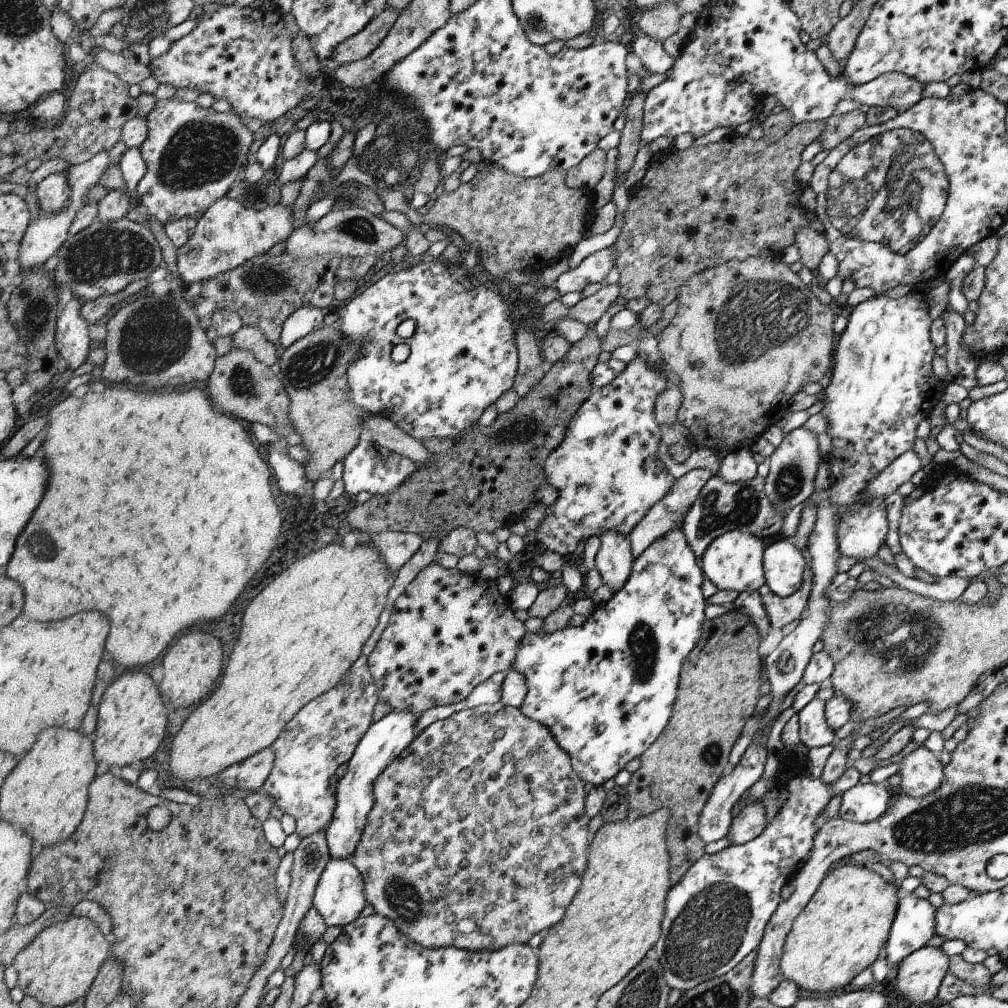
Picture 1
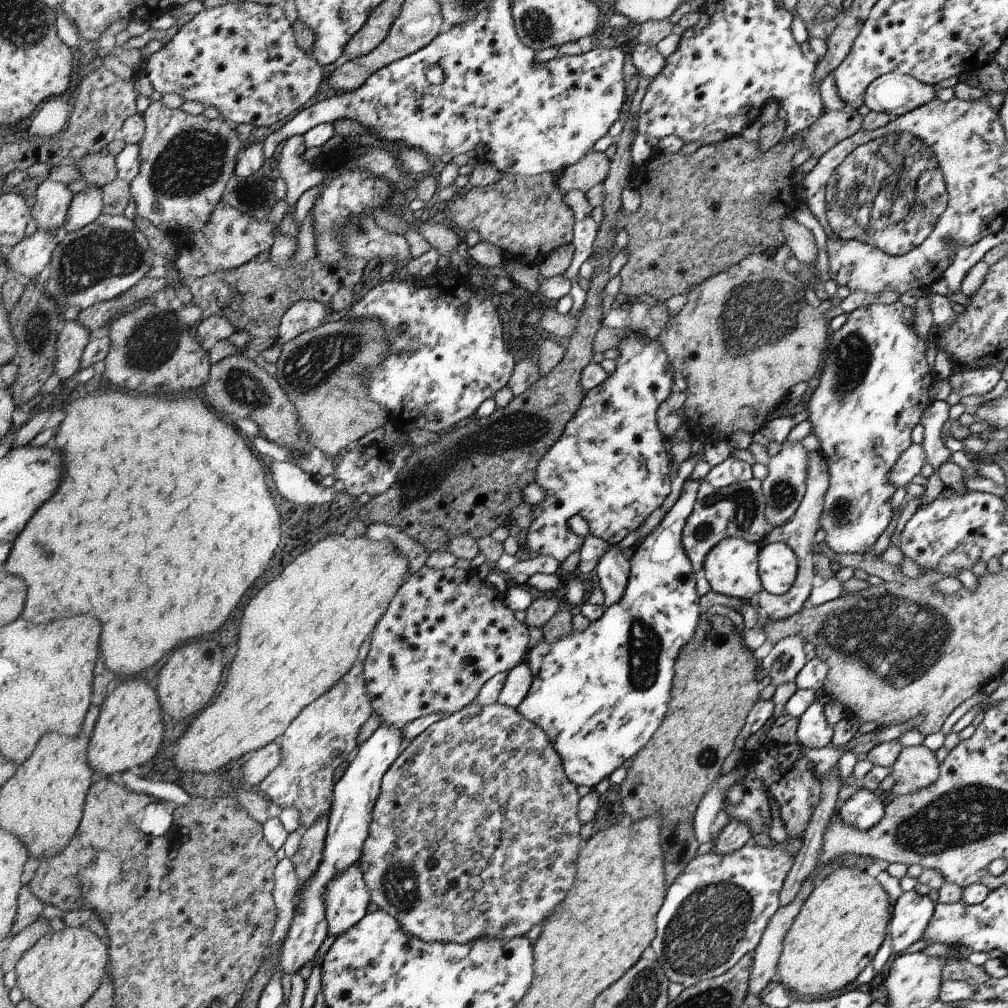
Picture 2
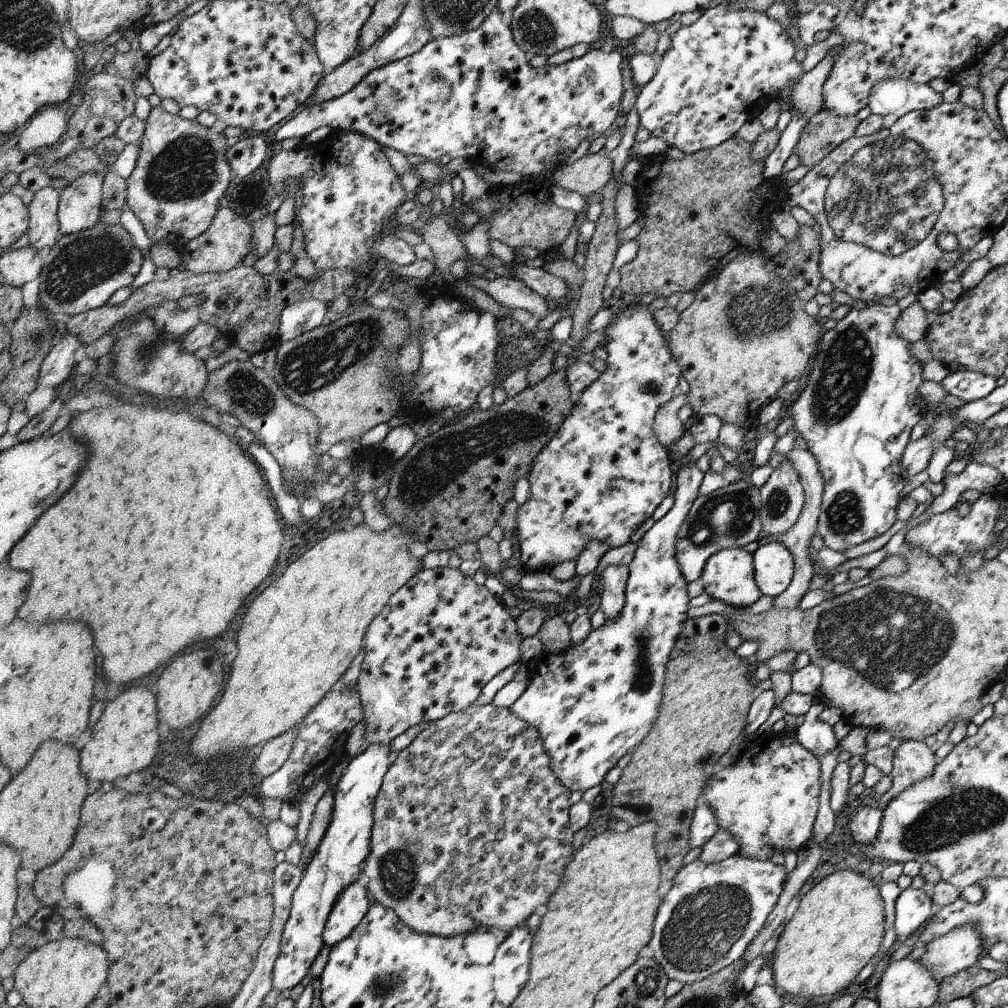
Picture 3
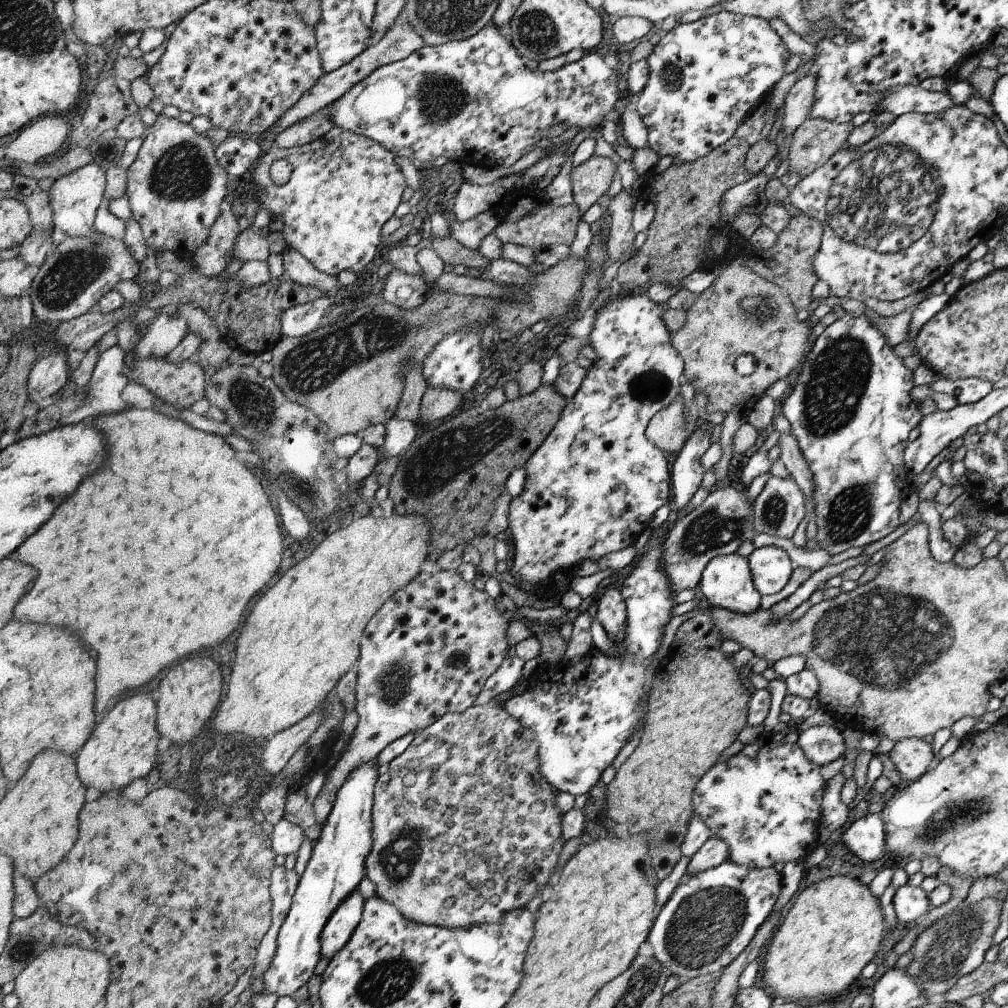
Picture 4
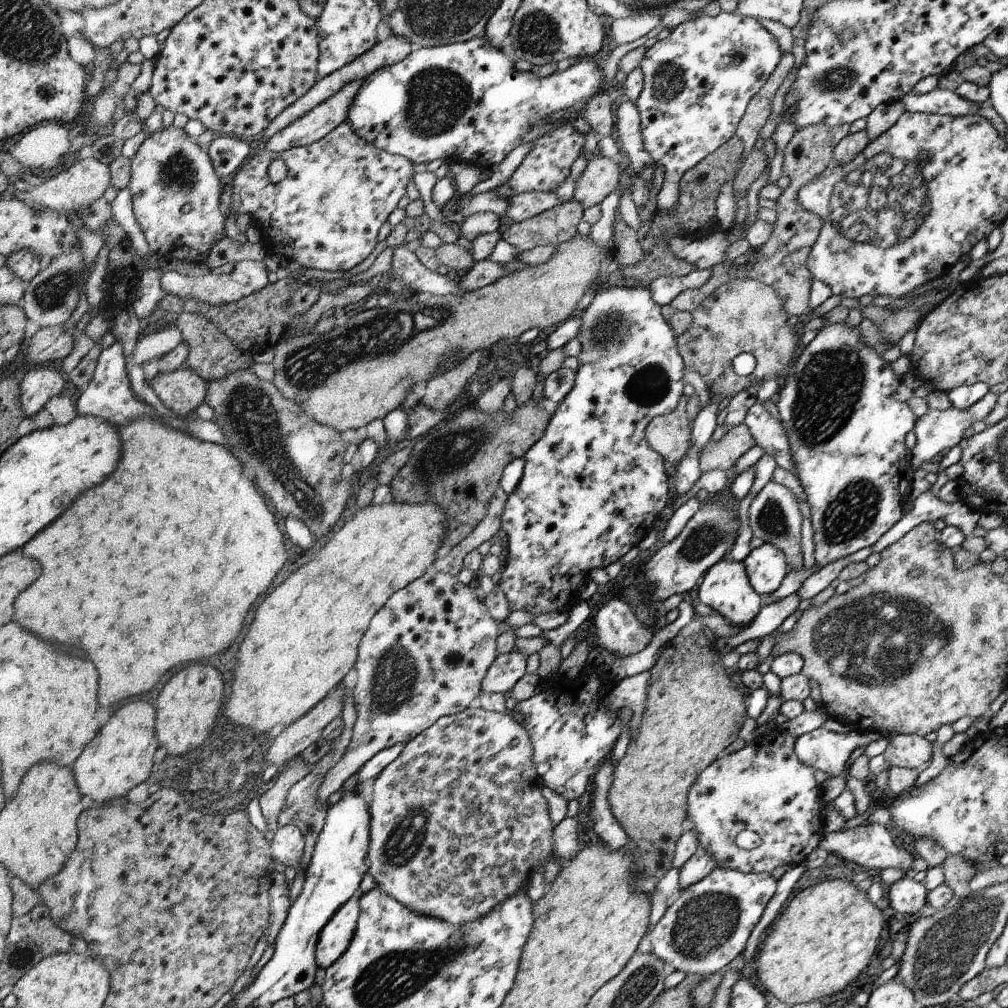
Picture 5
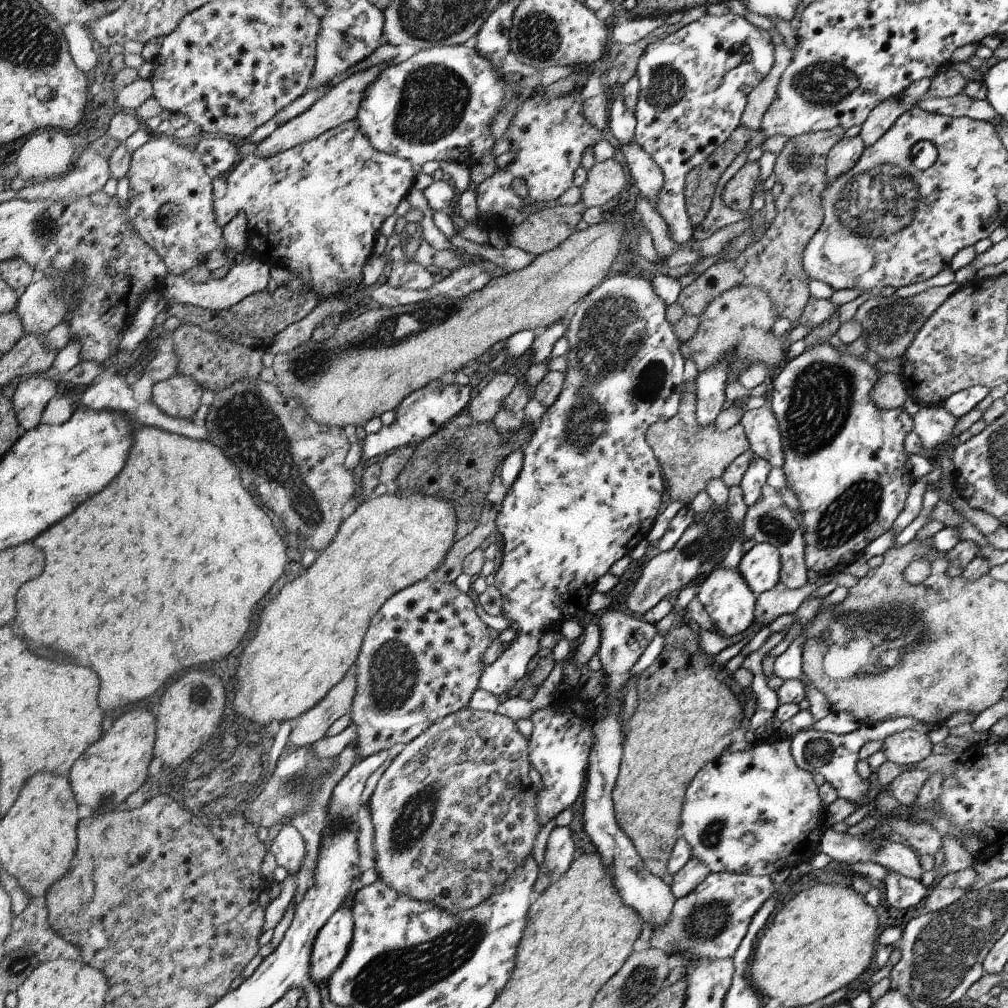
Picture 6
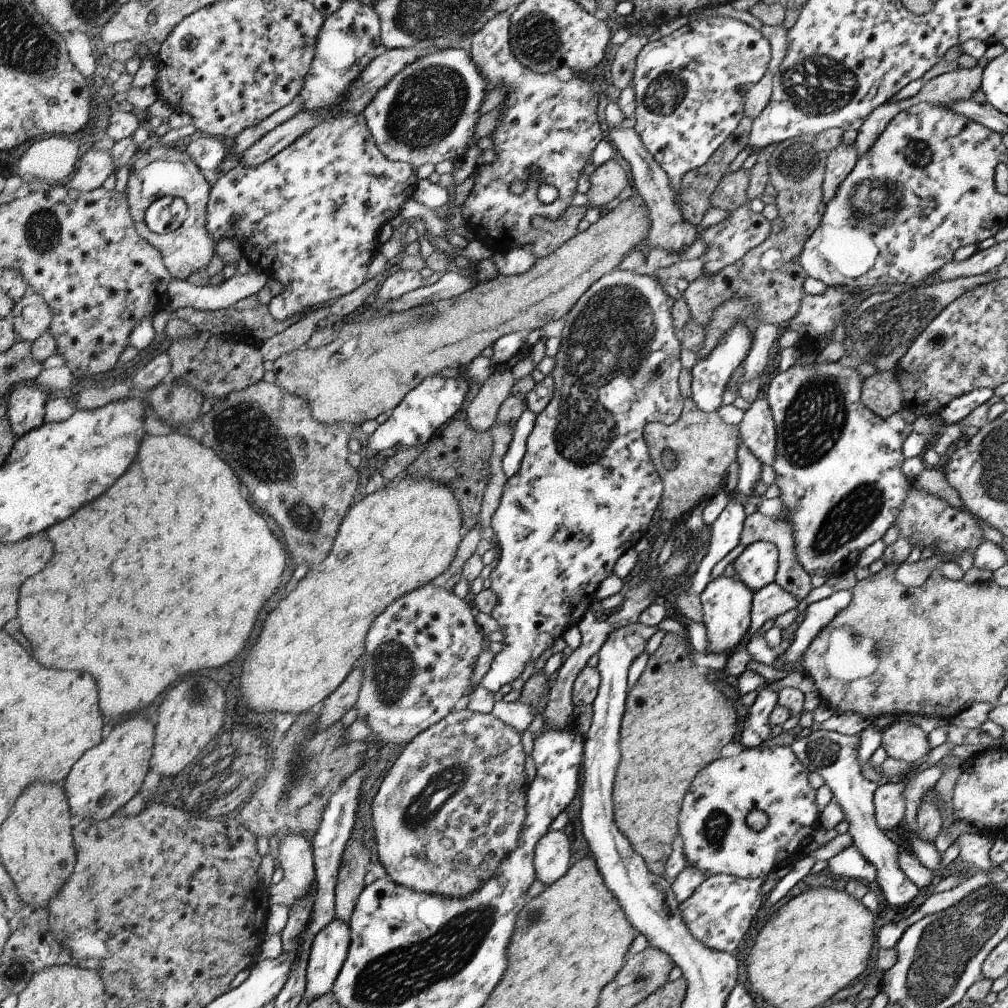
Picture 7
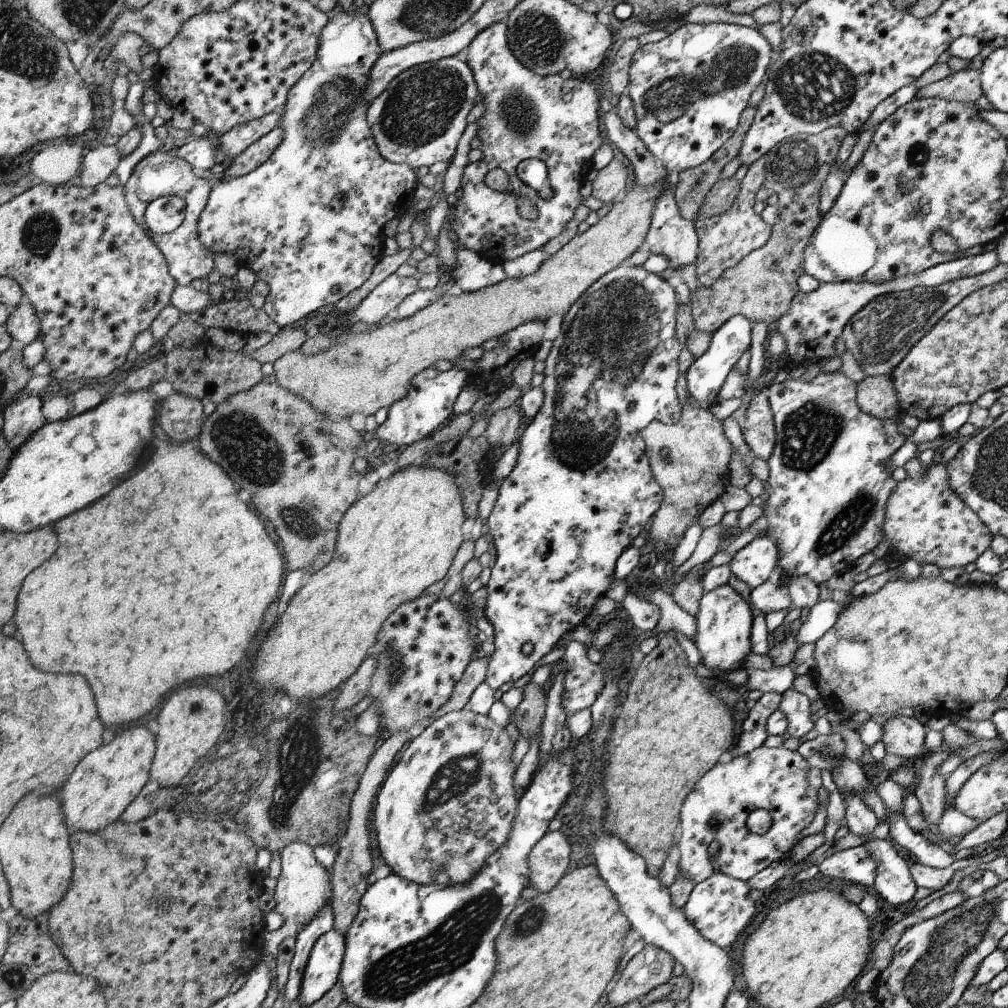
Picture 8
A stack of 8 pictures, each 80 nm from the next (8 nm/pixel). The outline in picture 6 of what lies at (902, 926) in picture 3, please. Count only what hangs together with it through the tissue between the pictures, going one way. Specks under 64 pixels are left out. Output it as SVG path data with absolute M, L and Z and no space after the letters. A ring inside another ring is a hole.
M892 871L886 874L880 886L885 905L894 906L894 908L912 908L929 894L929 889L920 881Z

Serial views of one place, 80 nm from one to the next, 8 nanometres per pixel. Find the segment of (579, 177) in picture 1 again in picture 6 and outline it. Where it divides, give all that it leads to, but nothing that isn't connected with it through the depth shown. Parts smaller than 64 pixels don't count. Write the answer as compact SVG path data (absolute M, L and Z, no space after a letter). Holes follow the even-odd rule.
M612 158L595 163L587 170L586 182L580 189L581 201L586 208L600 207L622 192L626 186L626 174L620 163Z

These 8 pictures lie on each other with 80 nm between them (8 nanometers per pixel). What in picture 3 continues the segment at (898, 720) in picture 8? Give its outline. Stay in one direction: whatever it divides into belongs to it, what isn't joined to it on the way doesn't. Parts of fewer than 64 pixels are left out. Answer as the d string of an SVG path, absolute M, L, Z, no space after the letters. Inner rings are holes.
M908 739L903 741L893 752L892 786L878 802L878 809L883 811L892 797L908 789L918 781L932 777L936 766L932 750L924 741Z

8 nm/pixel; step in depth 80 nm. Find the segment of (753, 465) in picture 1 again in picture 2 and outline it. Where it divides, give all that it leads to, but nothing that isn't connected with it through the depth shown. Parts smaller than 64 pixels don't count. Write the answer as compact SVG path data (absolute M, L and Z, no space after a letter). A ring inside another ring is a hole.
M727 458L721 464L711 467L704 482L715 489L752 479L752 465L736 458Z

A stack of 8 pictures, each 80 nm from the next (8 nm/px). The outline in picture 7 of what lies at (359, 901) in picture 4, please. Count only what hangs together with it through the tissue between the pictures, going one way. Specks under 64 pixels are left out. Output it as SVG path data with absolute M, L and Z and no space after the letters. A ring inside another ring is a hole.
M335 918L317 934L313 942L306 969L306 990L303 996L306 1000L317 1000L329 993L340 976L352 942L349 923Z

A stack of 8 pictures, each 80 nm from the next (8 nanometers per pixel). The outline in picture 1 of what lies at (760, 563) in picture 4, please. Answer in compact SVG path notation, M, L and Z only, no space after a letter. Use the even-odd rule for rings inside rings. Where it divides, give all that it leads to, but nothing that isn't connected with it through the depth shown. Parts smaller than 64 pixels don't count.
M779 537L765 550L765 578L768 588L777 596L788 598L802 588L808 564L794 542Z

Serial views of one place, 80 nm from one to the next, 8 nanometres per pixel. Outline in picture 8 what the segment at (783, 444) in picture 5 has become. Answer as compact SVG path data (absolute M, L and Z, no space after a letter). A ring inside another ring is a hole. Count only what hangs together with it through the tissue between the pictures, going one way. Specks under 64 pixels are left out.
M766 391L755 392L740 424L743 439L749 446L752 455L767 460L775 445L776 431Z

